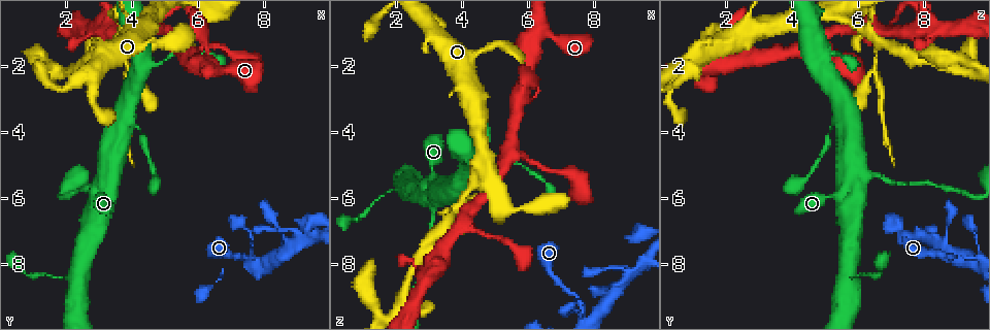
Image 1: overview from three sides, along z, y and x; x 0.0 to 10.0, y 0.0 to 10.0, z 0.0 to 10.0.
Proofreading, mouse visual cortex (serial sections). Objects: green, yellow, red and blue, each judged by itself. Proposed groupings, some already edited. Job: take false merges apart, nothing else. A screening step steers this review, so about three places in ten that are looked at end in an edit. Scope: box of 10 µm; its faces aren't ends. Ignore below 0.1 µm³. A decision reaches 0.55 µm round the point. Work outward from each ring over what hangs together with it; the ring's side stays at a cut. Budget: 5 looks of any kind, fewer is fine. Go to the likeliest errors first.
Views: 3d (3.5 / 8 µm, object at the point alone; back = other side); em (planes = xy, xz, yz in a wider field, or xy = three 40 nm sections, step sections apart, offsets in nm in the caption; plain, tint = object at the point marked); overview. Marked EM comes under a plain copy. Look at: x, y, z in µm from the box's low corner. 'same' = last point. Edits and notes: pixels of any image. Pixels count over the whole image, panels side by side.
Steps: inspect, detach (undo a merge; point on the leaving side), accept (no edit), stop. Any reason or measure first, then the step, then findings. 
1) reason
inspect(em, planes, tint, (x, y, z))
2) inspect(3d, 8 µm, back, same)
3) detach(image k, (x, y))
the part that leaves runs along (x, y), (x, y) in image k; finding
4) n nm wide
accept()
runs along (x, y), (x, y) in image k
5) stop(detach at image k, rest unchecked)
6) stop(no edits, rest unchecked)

sharp bend
inspect(em, xy, step 5, tint, (3.15, 5.95, 5.80))

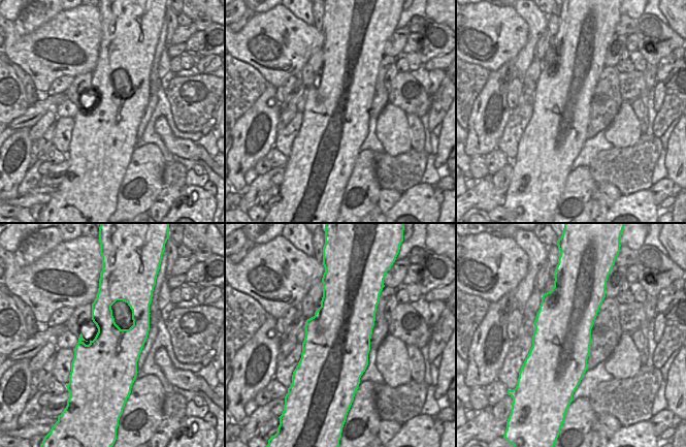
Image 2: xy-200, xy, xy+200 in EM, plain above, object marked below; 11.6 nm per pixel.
wider look
inspect(3d, 3.5 µm, back, same)

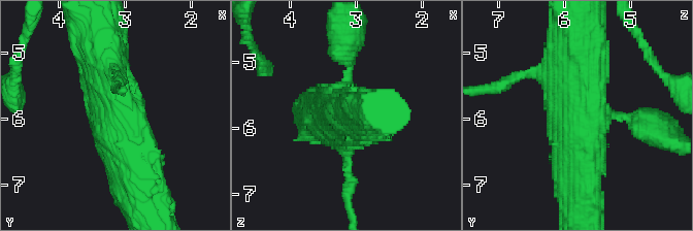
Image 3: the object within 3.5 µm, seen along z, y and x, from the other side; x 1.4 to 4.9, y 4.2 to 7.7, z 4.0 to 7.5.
accept()
runs along (116, 123), (103, 51) in image 3; one cell here

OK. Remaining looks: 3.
two arms in line, one across
inspect(3d, 8 µm, (3.65, 1.25, 6.60))

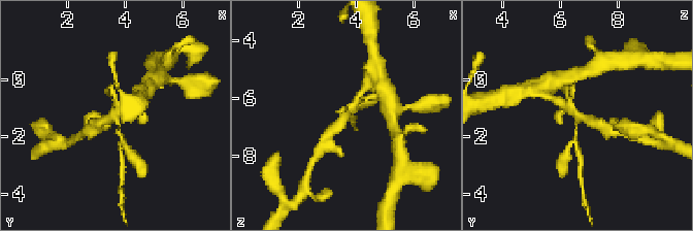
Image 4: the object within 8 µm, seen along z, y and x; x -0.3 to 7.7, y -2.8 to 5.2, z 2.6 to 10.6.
zoom in
inspect(3d, 3.5 µm, same)

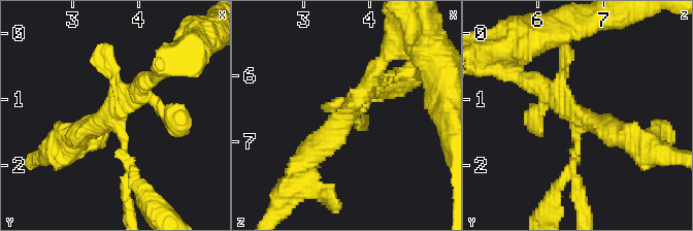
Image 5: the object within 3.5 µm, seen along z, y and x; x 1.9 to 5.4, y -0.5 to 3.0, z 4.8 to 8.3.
inspect(em, xy, step 1, tint, (3.65, 1.20, 6.60))

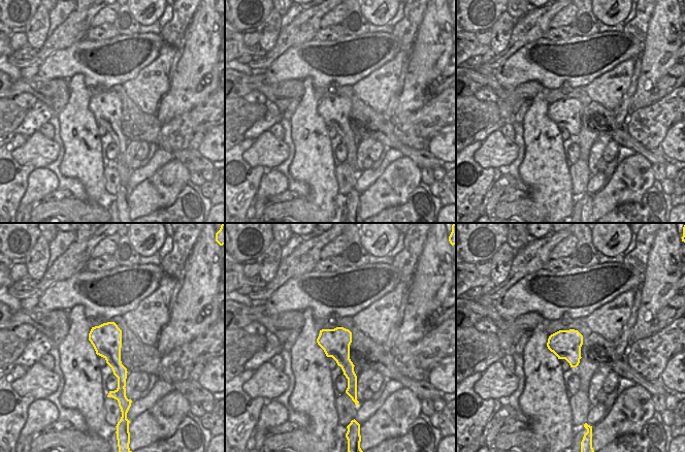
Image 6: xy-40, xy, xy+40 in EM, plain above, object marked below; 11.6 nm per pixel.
detach(image 5, (566, 177))
the part that leaves runs along (575, 145), (547, 215) in image 5; two cells meet here

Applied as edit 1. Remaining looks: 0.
stop(detach at image 5, rest unchecked)

